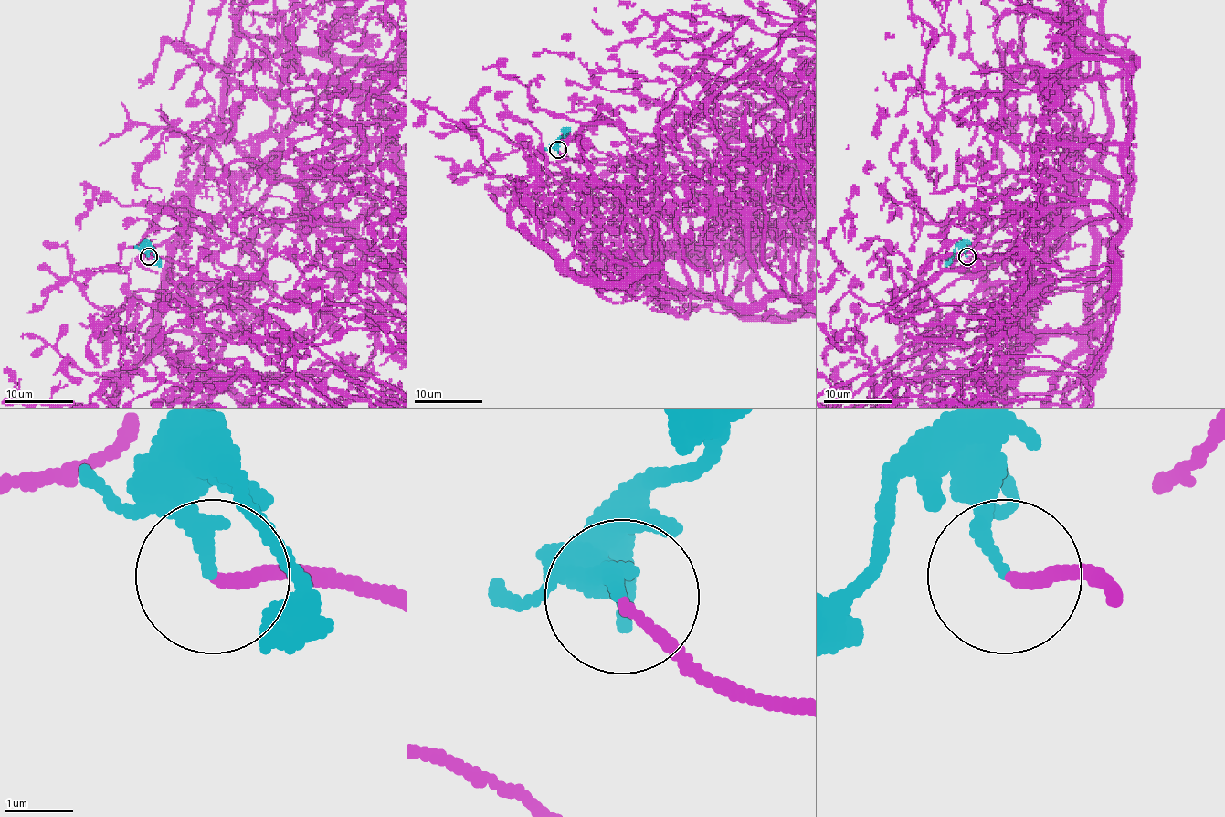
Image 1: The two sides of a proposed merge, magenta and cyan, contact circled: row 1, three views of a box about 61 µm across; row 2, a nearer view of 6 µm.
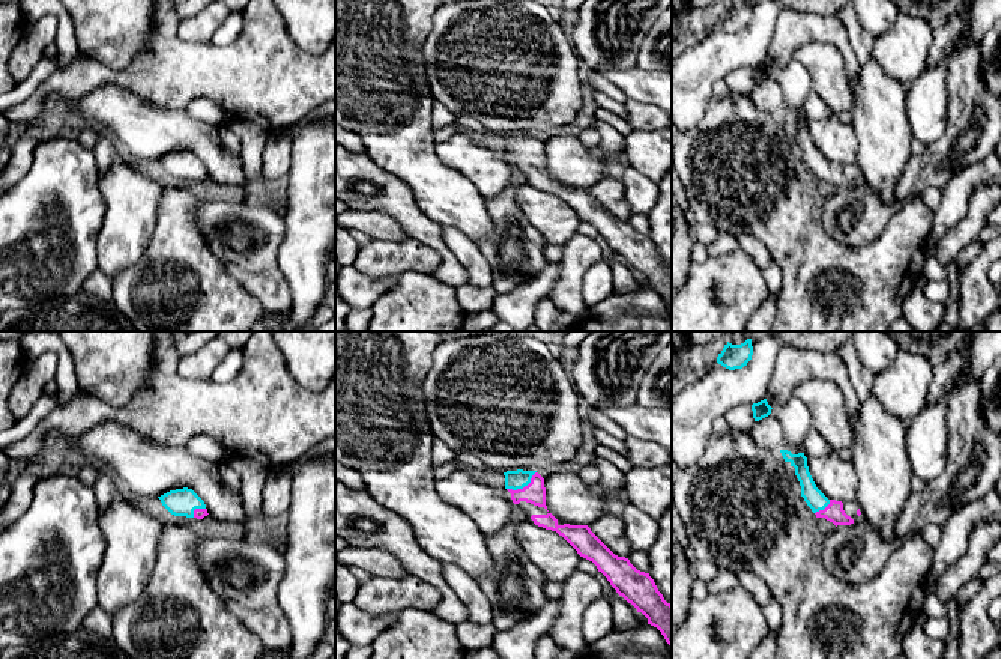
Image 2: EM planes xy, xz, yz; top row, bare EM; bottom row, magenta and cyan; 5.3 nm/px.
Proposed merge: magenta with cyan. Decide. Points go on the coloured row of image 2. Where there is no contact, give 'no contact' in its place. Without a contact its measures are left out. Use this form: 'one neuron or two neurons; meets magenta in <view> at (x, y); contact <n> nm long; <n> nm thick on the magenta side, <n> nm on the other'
one neuron; meets magenta in xz at (525, 486); contact 190 nm long; 110 nm thick on the magenta side, 100 nm on the other

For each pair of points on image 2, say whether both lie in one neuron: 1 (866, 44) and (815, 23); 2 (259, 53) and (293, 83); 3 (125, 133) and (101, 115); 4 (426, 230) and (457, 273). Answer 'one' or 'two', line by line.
1: two
2: one
3: one
4: one

